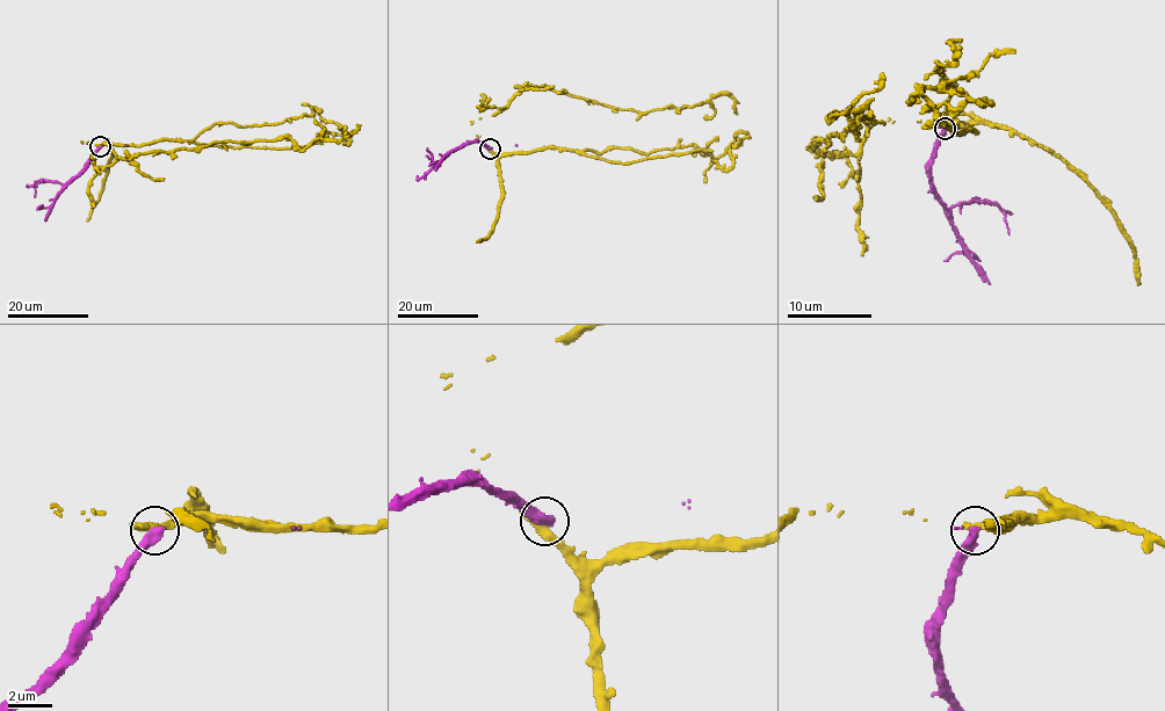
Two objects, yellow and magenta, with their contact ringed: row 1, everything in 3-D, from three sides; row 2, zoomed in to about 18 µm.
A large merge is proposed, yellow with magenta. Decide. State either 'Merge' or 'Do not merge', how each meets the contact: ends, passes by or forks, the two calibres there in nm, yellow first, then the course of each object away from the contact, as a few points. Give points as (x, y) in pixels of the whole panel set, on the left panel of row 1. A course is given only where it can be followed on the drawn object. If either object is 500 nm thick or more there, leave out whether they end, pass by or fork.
Do not merge. Thickness 360 nm (yellow) against 500 nm. Course of yellow: (100, 145), (298, 147), (349, 132), (304, 149), (279, 137), (120, 158), (91, 180), (94, 207). Course of magenta: (100, 145), (91, 160), (64, 183), (38, 181), (34, 186), (35, 197)

